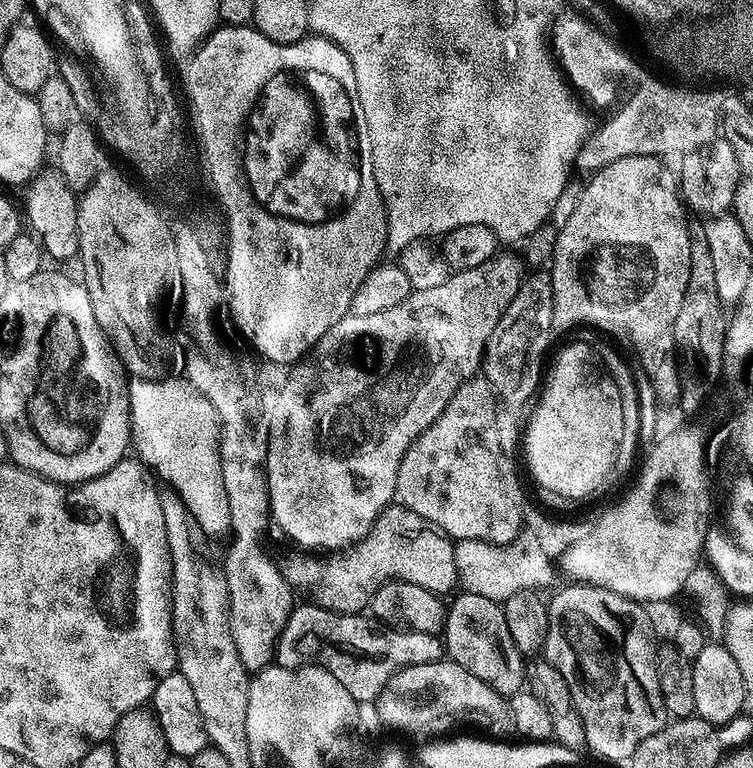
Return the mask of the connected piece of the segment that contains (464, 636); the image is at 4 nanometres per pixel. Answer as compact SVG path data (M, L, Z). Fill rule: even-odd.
M461 595L451 601L448 609L446 648L452 659L462 662L462 666L470 666L478 678L485 679L505 694L525 687L528 682L528 657L518 650L518 642L514 642L514 634L510 634L510 626L506 626L503 607L483 596Z

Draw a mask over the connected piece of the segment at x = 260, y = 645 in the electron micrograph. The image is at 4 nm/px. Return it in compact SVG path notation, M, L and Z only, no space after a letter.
M246 534L244 538L229 537L228 550L220 568L233 651L245 671L263 671L271 665L275 657L278 634L282 632L282 627L294 610L289 591L282 582L278 582L256 553L254 534Z

